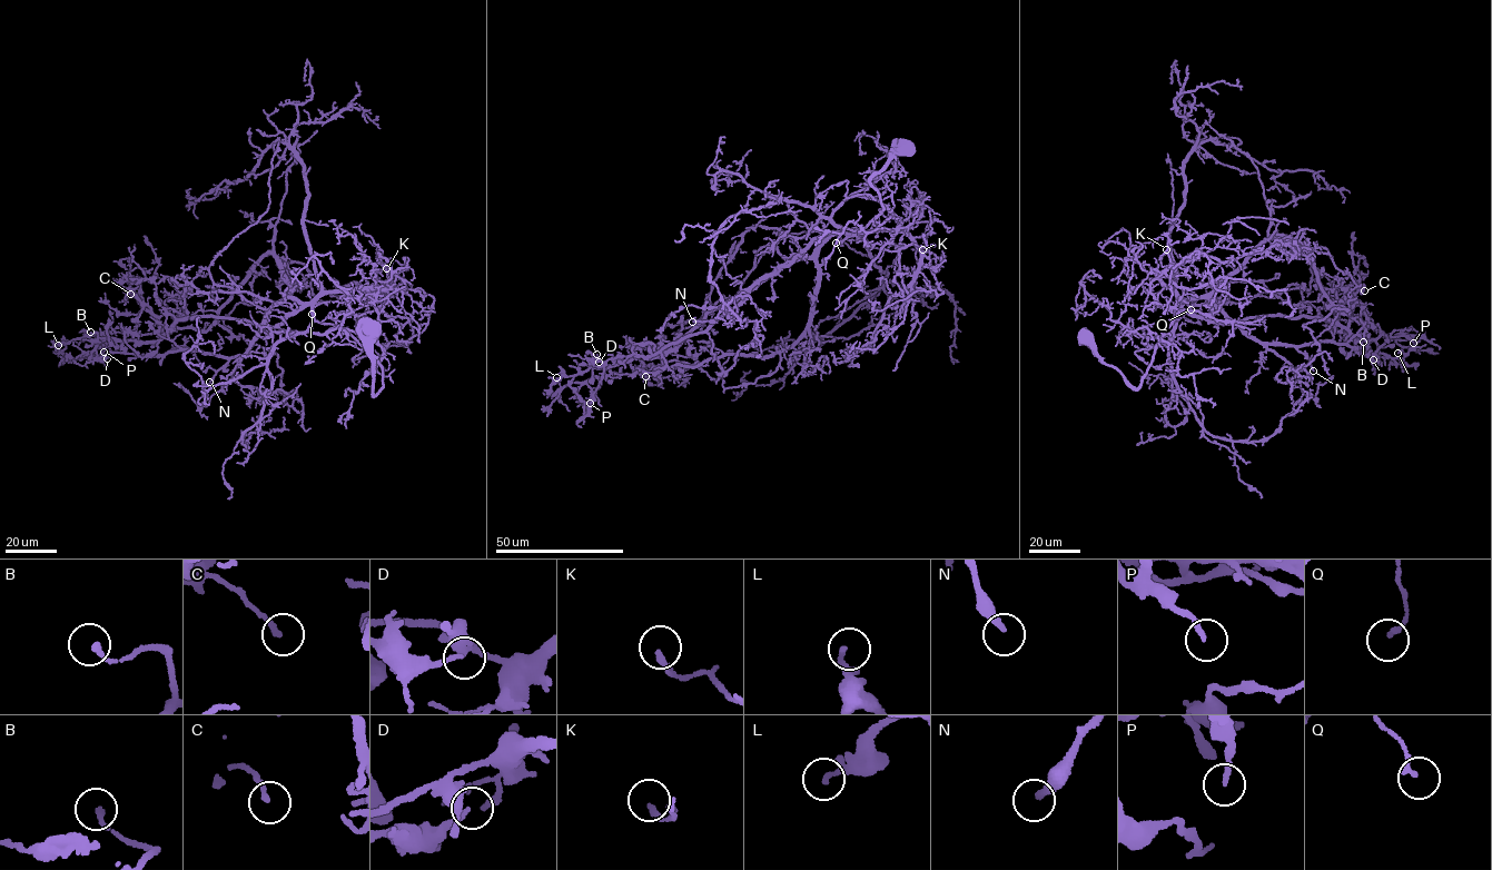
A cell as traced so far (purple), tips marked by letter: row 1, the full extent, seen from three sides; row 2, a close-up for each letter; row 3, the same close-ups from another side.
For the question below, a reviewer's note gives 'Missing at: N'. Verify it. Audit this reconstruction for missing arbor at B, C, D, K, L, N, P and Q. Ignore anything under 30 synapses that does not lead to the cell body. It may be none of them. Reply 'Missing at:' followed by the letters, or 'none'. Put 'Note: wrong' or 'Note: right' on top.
Note: right
Missing at: N

